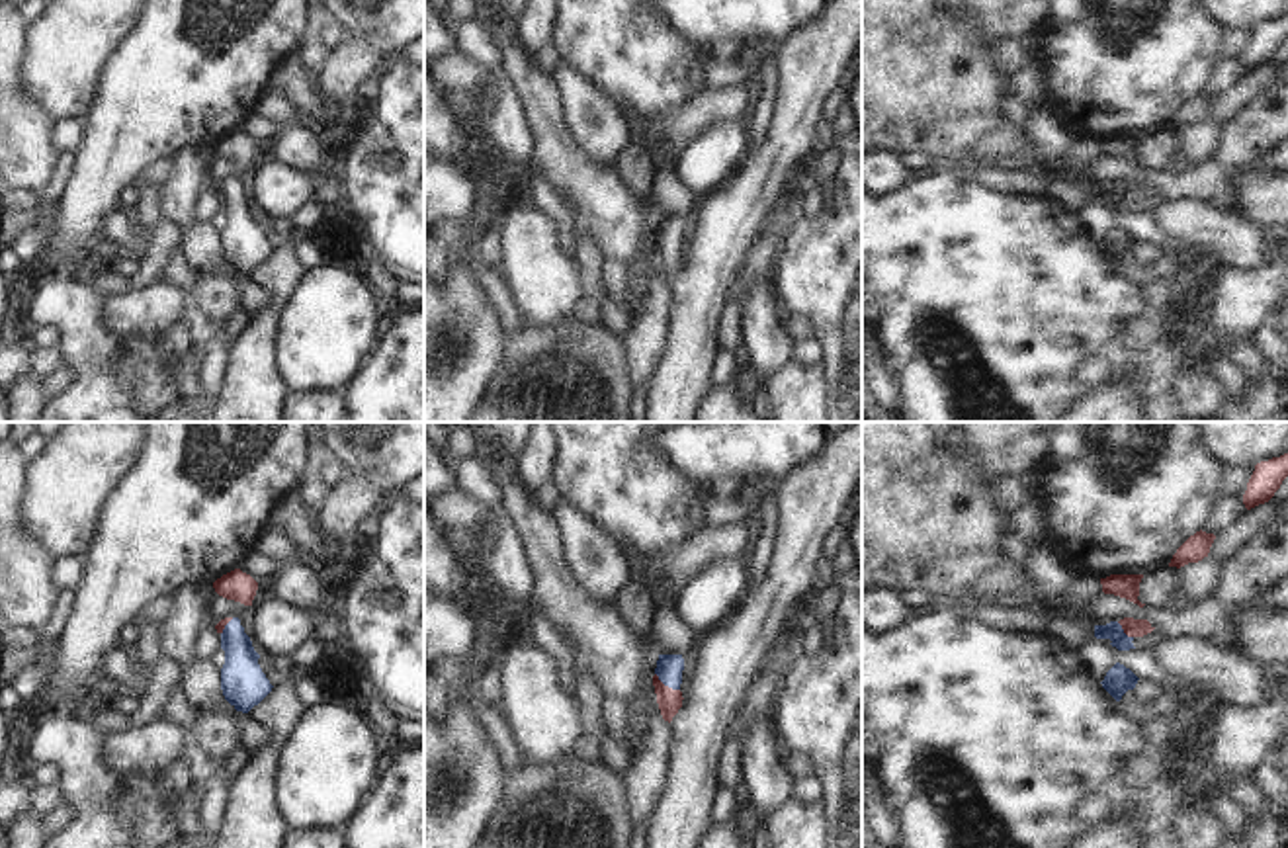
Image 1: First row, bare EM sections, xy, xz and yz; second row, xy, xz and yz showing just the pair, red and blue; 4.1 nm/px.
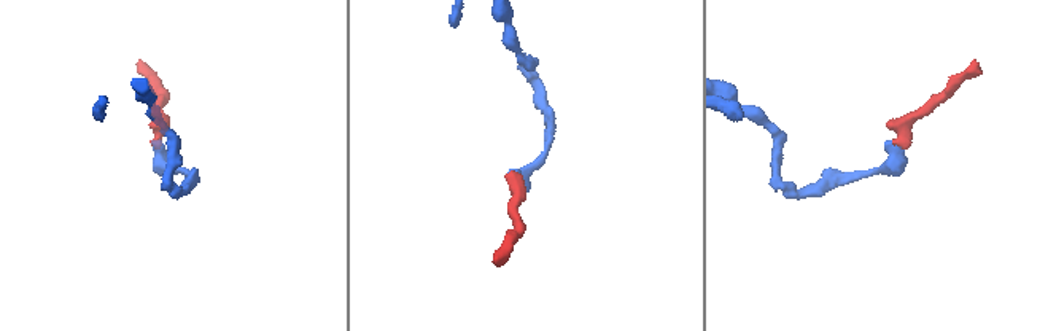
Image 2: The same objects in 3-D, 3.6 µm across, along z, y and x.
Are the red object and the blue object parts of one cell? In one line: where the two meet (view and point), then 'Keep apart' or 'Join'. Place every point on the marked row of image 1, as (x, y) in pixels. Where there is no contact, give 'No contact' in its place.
Touches red at xz (667, 686). Join

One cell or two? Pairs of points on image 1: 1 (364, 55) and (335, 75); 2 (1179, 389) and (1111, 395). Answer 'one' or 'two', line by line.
1: one
2: two

